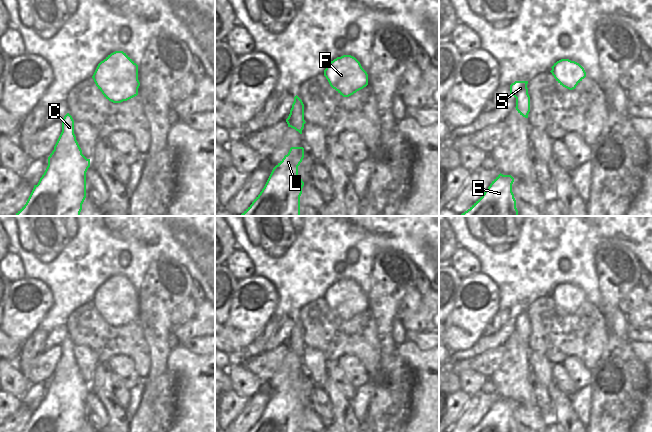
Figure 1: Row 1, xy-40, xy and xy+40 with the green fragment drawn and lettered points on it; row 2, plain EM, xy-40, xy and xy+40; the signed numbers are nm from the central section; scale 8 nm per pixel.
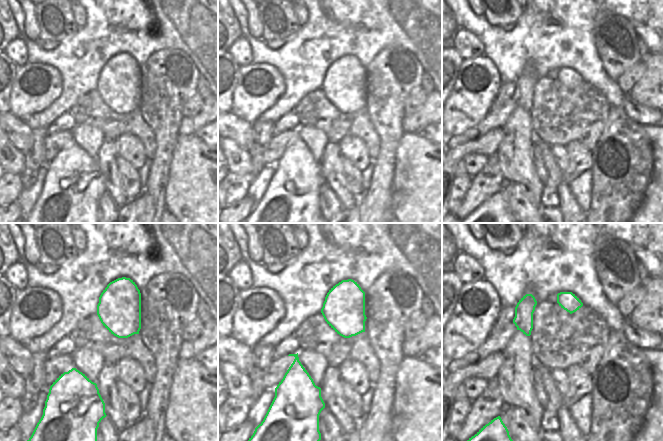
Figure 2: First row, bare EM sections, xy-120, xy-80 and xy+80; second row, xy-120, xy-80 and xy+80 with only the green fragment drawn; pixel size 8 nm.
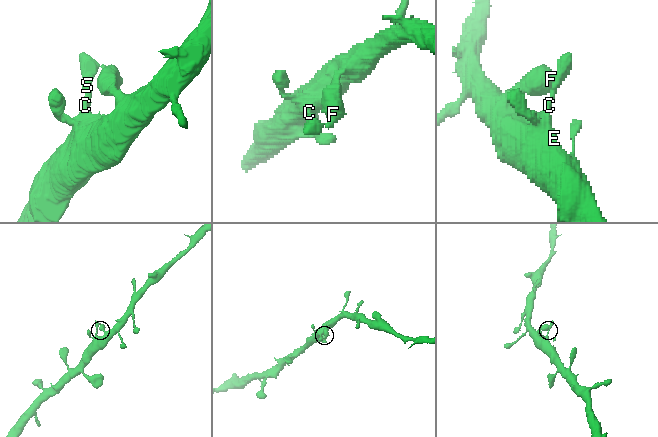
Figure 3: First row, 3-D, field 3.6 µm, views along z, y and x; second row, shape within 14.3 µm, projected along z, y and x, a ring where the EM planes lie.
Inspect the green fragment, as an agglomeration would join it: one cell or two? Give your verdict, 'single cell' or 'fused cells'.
single cell

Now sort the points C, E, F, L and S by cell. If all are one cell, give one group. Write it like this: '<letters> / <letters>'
C E F L S

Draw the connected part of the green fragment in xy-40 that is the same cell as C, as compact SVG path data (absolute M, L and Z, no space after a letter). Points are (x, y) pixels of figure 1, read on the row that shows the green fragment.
M67 113L62 120L62 132L48 157L48 166L26 202L14 216L80 216L86 198L86 172L90 167L74 134L74 120Z

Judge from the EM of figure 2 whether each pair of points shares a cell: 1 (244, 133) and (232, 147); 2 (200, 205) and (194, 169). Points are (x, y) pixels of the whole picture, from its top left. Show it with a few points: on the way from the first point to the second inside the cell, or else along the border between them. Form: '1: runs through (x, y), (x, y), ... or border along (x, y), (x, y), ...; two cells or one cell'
1: border along (228, 137), (246, 150); two cells
2: runs through (200, 196), (200, 178); one cell

